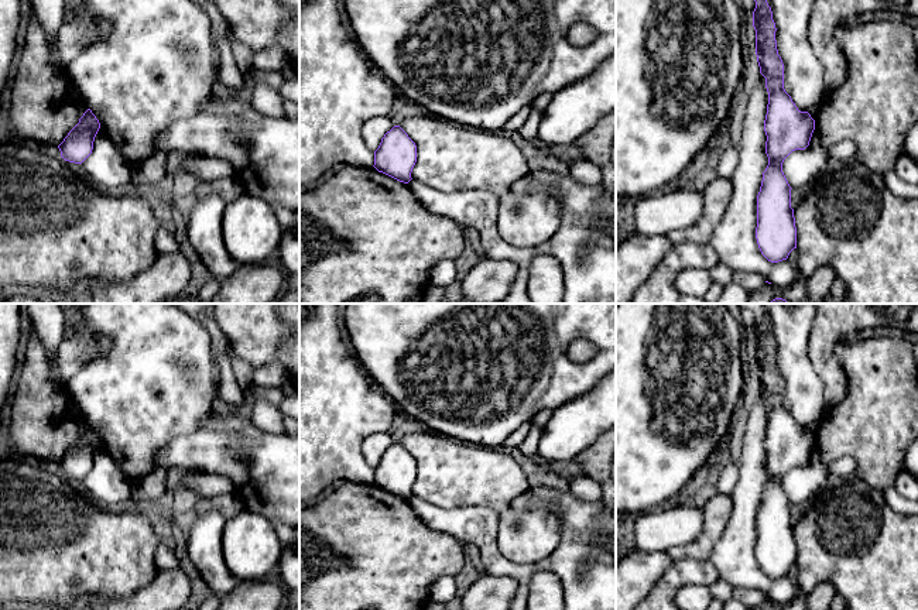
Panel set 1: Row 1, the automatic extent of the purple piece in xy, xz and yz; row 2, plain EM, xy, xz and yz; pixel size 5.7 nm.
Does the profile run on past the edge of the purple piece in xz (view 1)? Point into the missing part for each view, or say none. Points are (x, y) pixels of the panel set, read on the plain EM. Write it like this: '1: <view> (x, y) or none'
1: none

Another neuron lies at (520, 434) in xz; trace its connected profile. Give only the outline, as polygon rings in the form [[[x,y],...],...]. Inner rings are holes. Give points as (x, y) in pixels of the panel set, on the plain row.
[[[524,422],[511,435],[506,438],[503,445],[508,448],[518,448],[530,433],[531,428],[532,428],[531,422]]]

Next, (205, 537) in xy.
[[[215,508],[196,515],[186,537],[188,554],[193,569],[212,589],[213,594],[222,599],[239,583],[225,563],[222,552],[222,532],[226,518]]]

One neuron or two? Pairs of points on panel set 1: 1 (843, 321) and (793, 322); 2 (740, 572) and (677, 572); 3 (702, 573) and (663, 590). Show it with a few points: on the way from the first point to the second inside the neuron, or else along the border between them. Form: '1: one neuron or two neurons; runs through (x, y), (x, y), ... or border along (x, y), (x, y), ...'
1: two neurons; border along (815, 318), (811, 326), (807, 355)
2: two neurons; border along (708, 559), (720, 578)
3: one neuron; runs through (692, 573), (680, 573), (672, 581)

